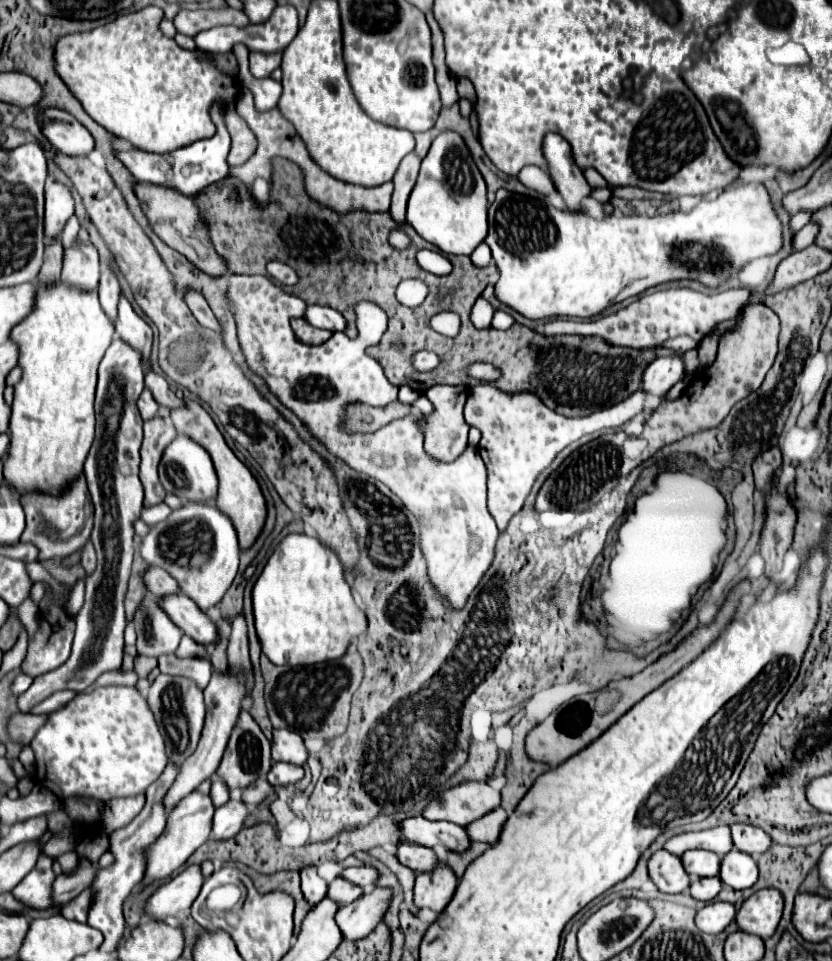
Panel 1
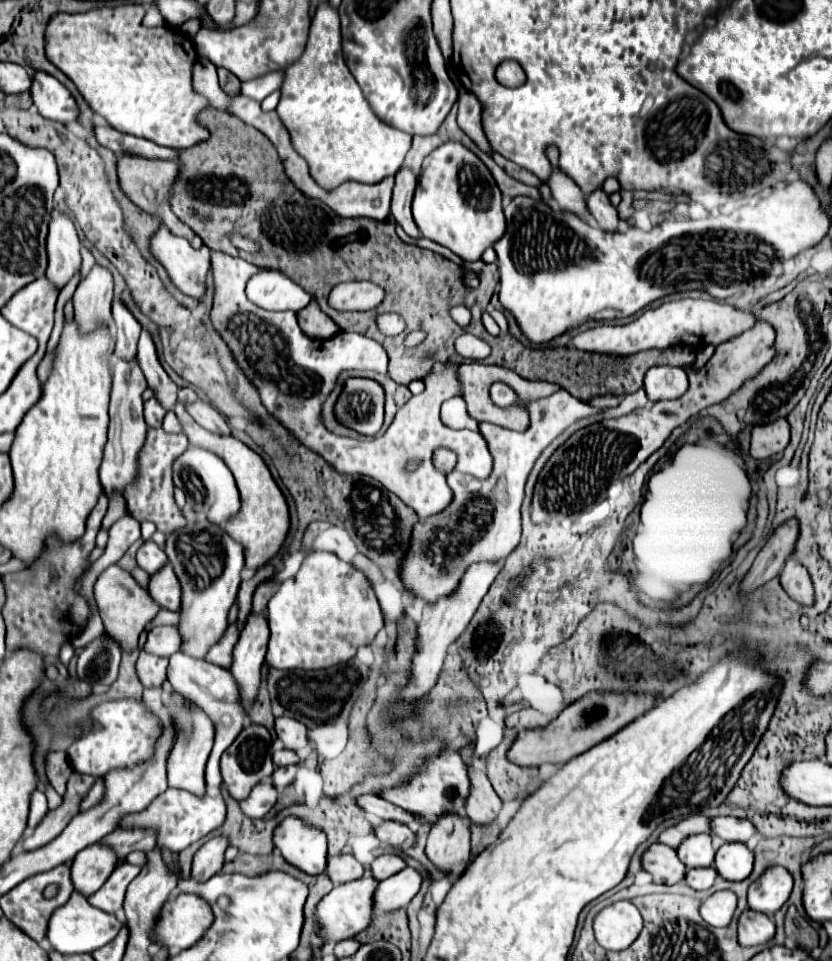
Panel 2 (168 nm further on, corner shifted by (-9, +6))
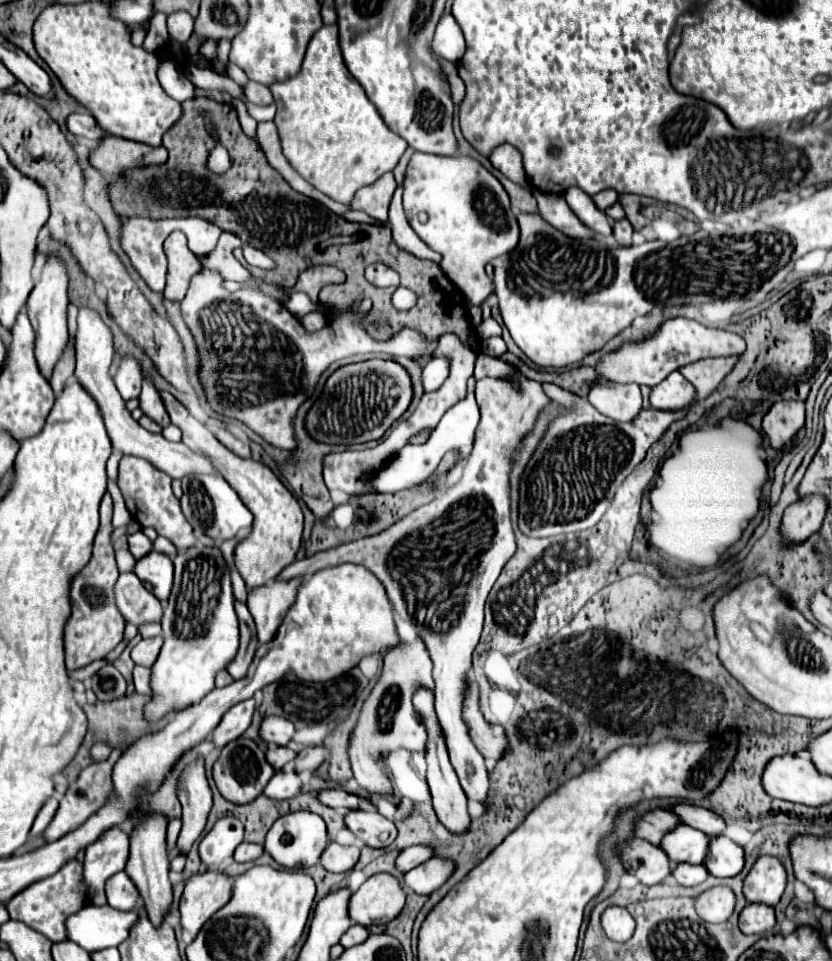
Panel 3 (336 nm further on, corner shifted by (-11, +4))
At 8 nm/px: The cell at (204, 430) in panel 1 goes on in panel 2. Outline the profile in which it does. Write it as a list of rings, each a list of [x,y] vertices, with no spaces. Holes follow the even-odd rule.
[[[175,404],[175,414],[189,438],[191,444],[201,446],[205,450],[215,452],[233,472],[239,494],[241,494],[241,510],[225,524],[225,530],[243,544],[245,548],[245,566],[249,570],[257,570],[263,564],[267,564],[267,560],[271,556],[277,554],[277,550],[281,548],[285,534],[289,530],[289,510],[287,510],[287,502],[283,492],[279,490],[279,486],[275,484],[267,464],[263,462],[263,458],[259,454],[255,454],[249,446],[245,446],[241,440],[237,440],[233,434],[229,436],[221,436],[221,434],[213,434],[209,430],[205,430],[203,426],[199,426],[181,404]]]

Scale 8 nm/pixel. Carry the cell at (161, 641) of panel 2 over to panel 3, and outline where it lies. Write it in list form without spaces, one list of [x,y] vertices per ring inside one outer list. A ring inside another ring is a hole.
[[[157,636],[157,638],[149,638],[149,640],[141,640],[133,652],[131,652],[131,658],[135,664],[141,664],[141,666],[147,666],[151,668],[159,656],[159,650],[163,646],[163,638]]]

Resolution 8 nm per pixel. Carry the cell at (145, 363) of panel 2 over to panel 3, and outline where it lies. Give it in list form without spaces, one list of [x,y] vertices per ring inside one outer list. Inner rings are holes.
[[[147,380],[143,386],[143,392],[139,396],[139,408],[143,410],[145,416],[149,416],[151,420],[155,420],[161,428],[169,426],[169,416],[165,412],[165,406],[161,402],[161,396],[157,392],[157,388]]]

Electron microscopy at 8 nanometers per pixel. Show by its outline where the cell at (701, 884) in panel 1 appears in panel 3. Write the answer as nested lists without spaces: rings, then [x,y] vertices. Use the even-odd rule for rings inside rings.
[[[677,864],[671,872],[671,876],[675,878],[677,884],[681,886],[697,886],[701,884],[709,872],[705,866],[695,866],[695,864]]]

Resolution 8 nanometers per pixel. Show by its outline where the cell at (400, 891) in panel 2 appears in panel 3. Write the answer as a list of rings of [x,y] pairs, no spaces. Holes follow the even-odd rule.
[[[431,858],[423,864],[419,864],[417,868],[409,870],[405,874],[403,886],[411,890],[415,890],[417,894],[431,894],[437,888],[441,888],[449,876],[455,872],[455,862],[449,858]]]

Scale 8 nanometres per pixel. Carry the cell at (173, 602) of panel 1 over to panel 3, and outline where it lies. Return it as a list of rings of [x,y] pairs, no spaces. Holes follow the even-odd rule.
[[[151,550],[149,556],[143,556],[135,562],[133,572],[143,580],[143,584],[151,584],[155,596],[159,600],[167,600],[173,584],[173,562],[167,554]]]

